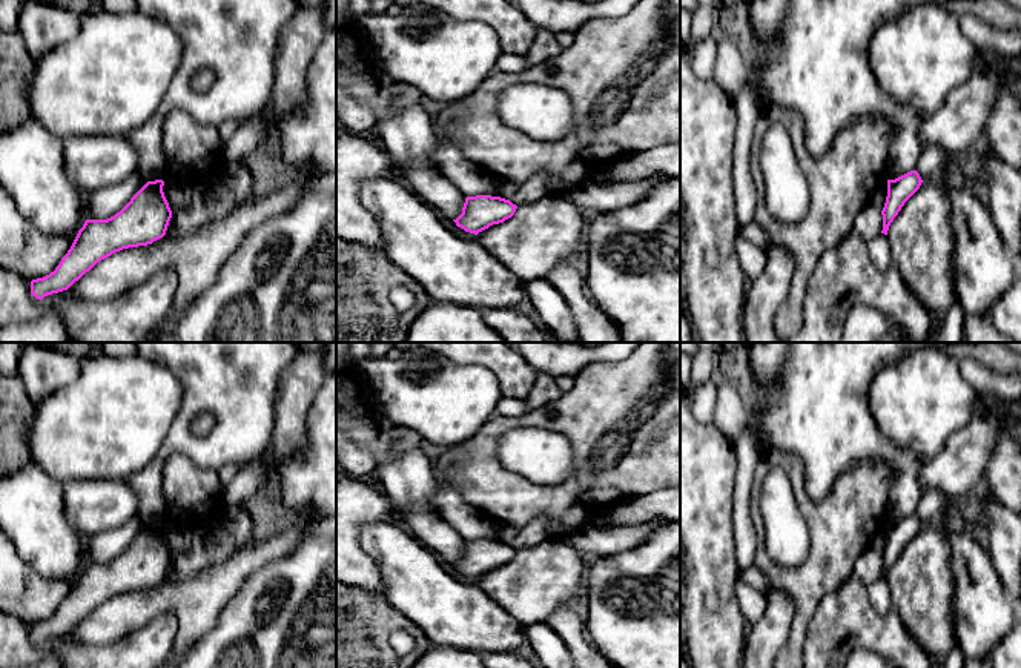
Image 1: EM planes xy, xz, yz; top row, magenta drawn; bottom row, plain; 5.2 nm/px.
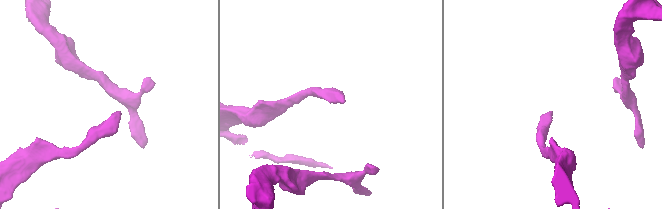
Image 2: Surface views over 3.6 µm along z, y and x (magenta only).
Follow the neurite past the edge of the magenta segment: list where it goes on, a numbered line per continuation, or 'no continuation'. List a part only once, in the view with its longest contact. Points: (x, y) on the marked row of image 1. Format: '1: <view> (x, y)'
no continuation

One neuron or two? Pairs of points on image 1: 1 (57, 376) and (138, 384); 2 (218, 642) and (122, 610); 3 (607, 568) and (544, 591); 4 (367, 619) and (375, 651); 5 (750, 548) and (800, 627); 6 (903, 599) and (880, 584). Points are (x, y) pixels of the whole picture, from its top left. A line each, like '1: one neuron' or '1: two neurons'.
1: two neurons
2: two neurons
3: two neurons
4: one neuron
5: two neurons
6: two neurons

